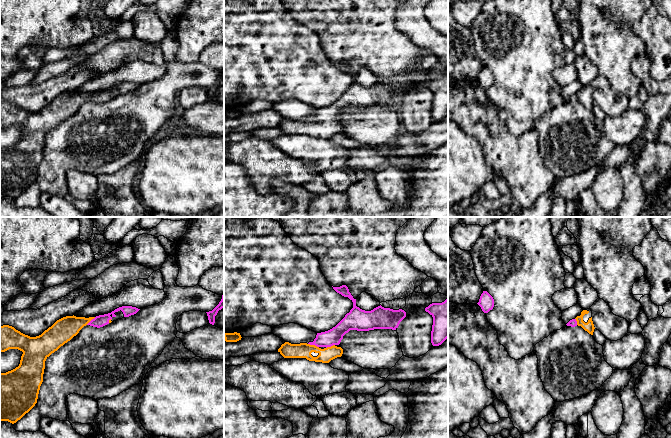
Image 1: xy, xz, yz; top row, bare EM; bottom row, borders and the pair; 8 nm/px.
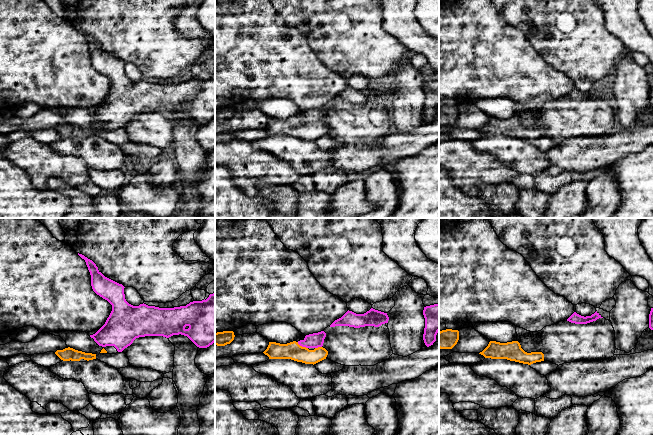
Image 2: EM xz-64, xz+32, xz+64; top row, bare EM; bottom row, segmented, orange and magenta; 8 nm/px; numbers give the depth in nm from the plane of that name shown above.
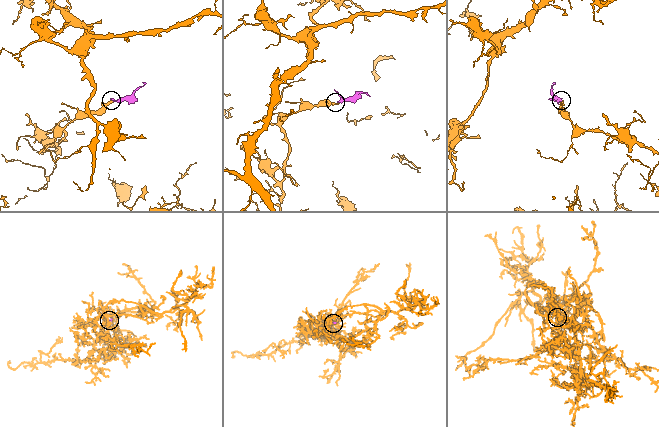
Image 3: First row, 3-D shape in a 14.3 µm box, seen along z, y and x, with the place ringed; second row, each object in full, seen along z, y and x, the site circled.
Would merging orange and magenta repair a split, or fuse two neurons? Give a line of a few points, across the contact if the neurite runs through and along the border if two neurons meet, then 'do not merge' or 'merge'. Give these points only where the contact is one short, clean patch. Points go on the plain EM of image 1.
xz (303, 126), (313, 121), (333, 112) | merge

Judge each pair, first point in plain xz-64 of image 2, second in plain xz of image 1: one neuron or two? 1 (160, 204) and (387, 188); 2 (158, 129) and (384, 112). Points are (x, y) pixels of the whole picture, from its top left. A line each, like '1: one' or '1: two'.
1: two
2: one

